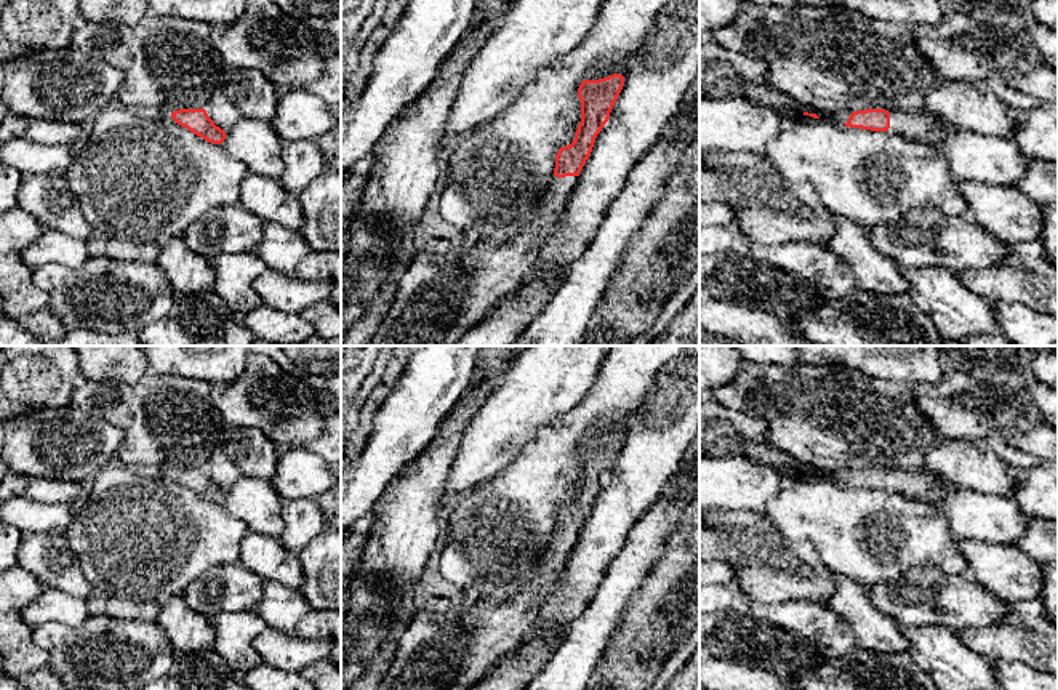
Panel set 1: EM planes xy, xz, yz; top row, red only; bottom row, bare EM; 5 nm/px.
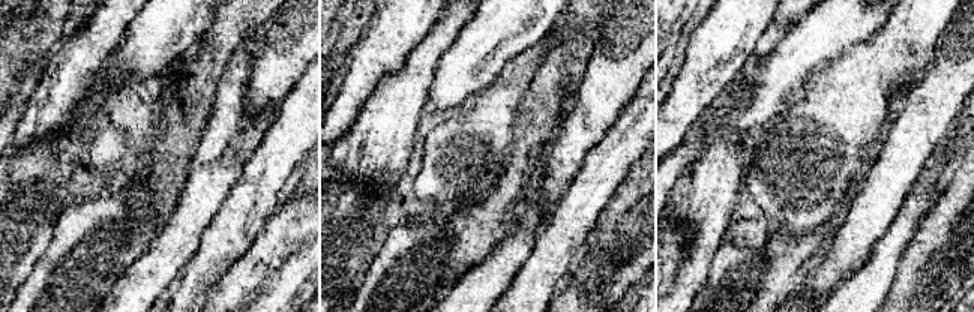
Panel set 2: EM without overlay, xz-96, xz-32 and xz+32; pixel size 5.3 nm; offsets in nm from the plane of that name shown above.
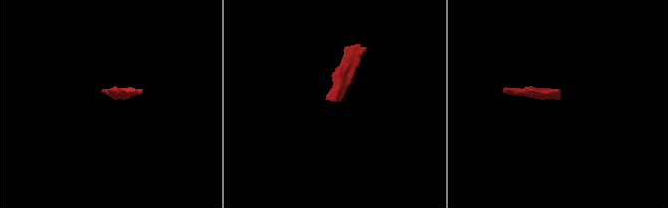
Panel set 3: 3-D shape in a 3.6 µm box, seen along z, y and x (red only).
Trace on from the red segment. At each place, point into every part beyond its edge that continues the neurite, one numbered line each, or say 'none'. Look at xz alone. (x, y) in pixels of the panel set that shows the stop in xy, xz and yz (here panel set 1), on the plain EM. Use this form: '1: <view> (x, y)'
1: xz (495, 631)

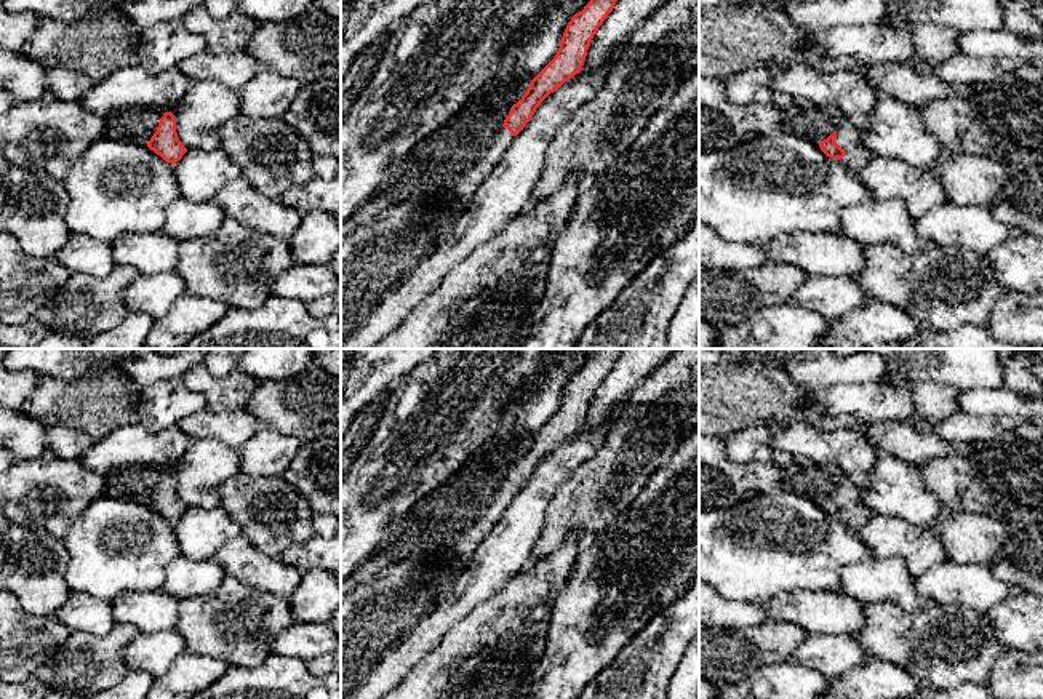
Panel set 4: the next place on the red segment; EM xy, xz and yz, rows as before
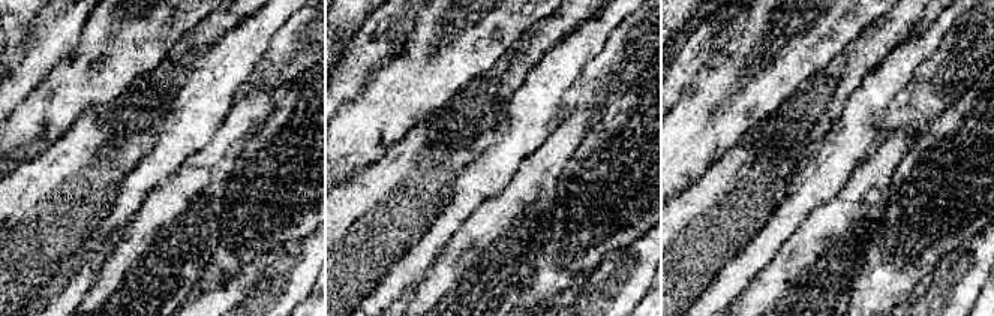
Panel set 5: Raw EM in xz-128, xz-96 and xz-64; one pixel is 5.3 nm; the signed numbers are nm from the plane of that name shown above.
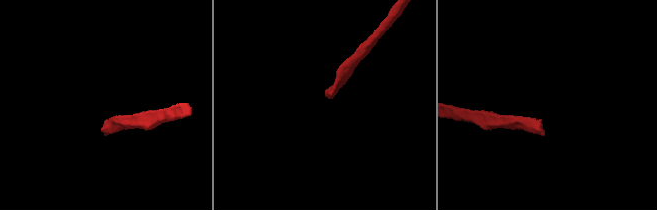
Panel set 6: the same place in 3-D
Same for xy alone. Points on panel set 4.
1: xy (138, 483)

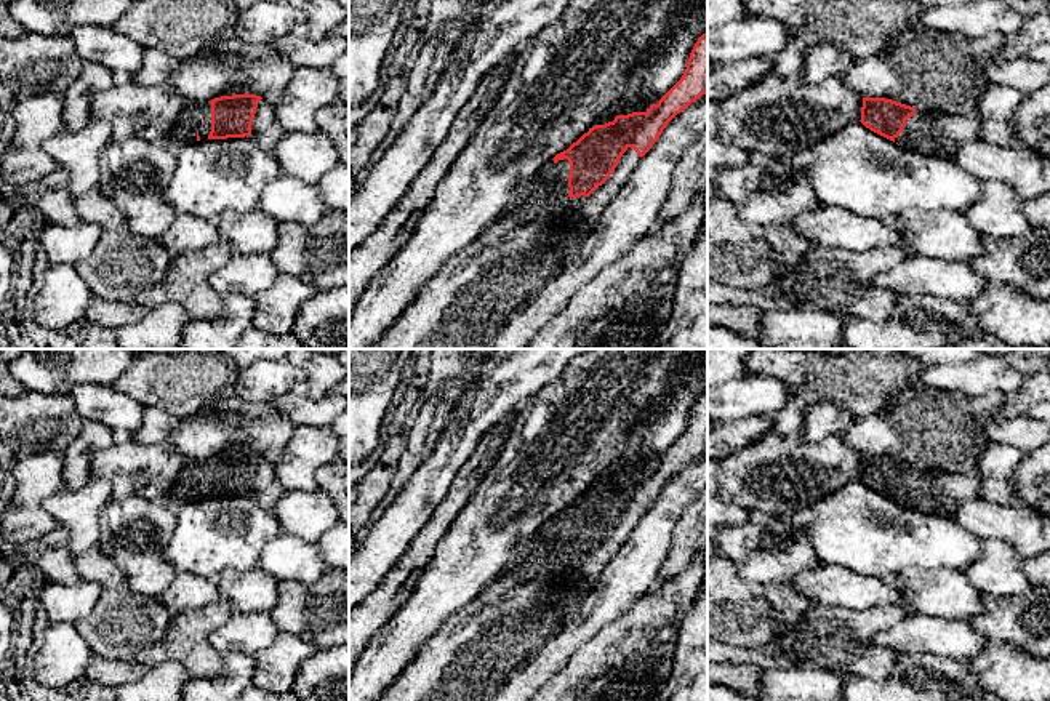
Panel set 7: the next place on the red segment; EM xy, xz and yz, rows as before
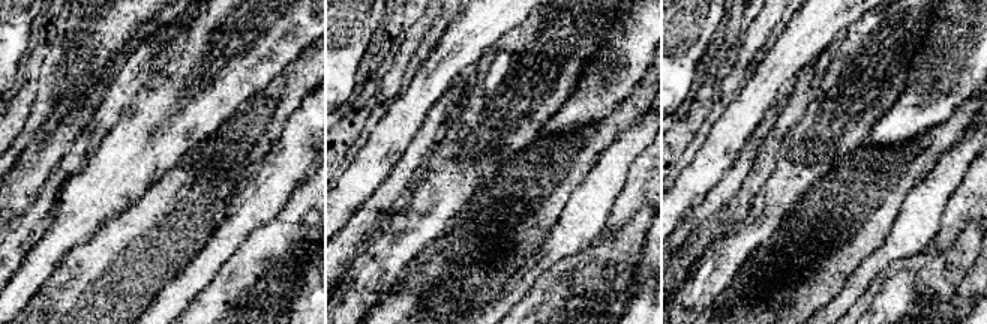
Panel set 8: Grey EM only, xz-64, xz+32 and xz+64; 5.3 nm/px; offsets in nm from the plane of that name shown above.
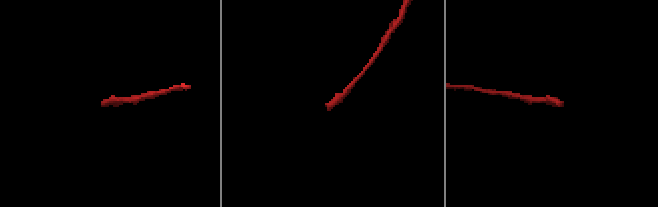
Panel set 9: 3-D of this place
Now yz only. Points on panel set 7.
1: yz (933, 492)

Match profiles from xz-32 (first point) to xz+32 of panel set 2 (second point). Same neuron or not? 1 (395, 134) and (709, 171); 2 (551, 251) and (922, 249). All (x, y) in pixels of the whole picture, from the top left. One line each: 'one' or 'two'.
1: one
2: two

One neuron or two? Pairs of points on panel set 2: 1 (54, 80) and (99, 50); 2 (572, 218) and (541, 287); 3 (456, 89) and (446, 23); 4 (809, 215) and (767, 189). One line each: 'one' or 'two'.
1: one
2: one
3: two
4: one

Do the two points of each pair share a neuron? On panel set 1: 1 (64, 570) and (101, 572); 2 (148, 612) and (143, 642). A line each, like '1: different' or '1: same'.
1: different
2: different

